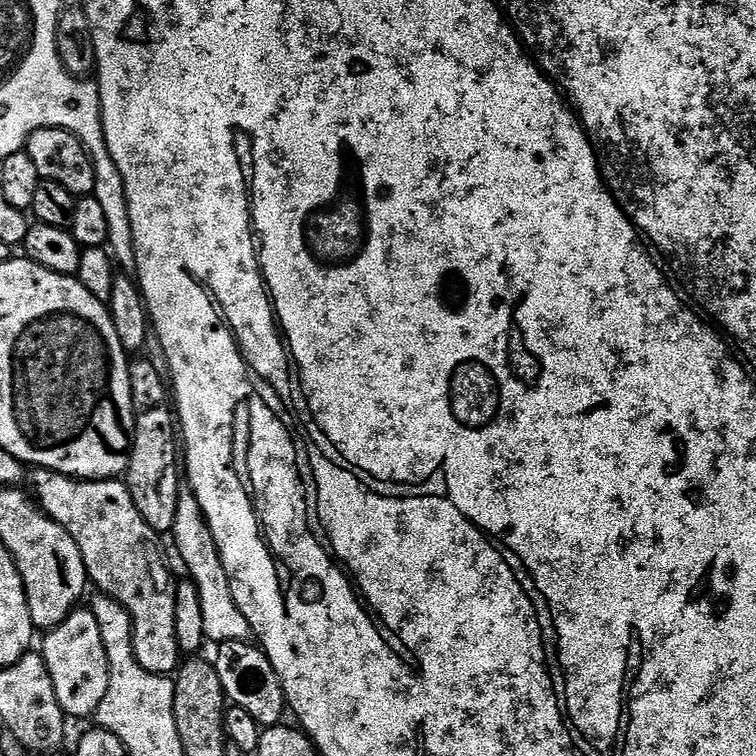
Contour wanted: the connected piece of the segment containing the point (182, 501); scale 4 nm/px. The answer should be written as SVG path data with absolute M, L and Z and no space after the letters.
M181 487L178 494L178 510L174 514L174 526L170 533L176 539L176 548L180 551L180 560L184 563L187 575L198 592L198 602L202 604L202 630L213 645L226 642L251 641L253 639L250 622L238 610L234 596L230 590L230 582L226 578L226 570L220 561L220 551L214 542L212 532L208 528L206 518L198 506L198 500L191 488Z

